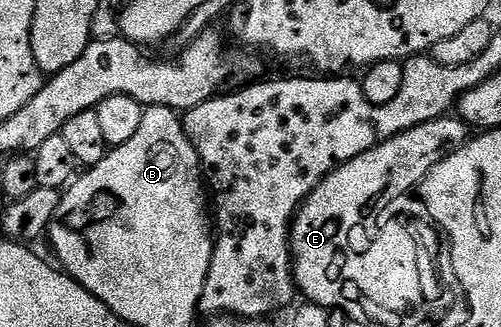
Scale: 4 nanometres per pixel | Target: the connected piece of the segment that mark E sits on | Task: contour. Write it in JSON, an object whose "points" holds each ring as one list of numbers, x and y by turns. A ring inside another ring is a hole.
{"points":[[444,116,437,120,429,120,425,124,417,124,417,128,409,128,403,134,393,136,361,152,361,156,335,167,299,207,299,212,291,223,291,261,295,268,295,284,298,293,308,302,334,308,337,304,335,294,339,295,339,290,335,290,335,282,331,282,331,272,339,255,340,246,347,245,347,242,355,242,355,230,363,230,359,222,363,222,367,214,375,214,375,210,379,210,383,202,391,202,395,194,403,194,403,191,414,188,441,159,448,158,465,145,472,134,472,127,468,126,462,118]]}

